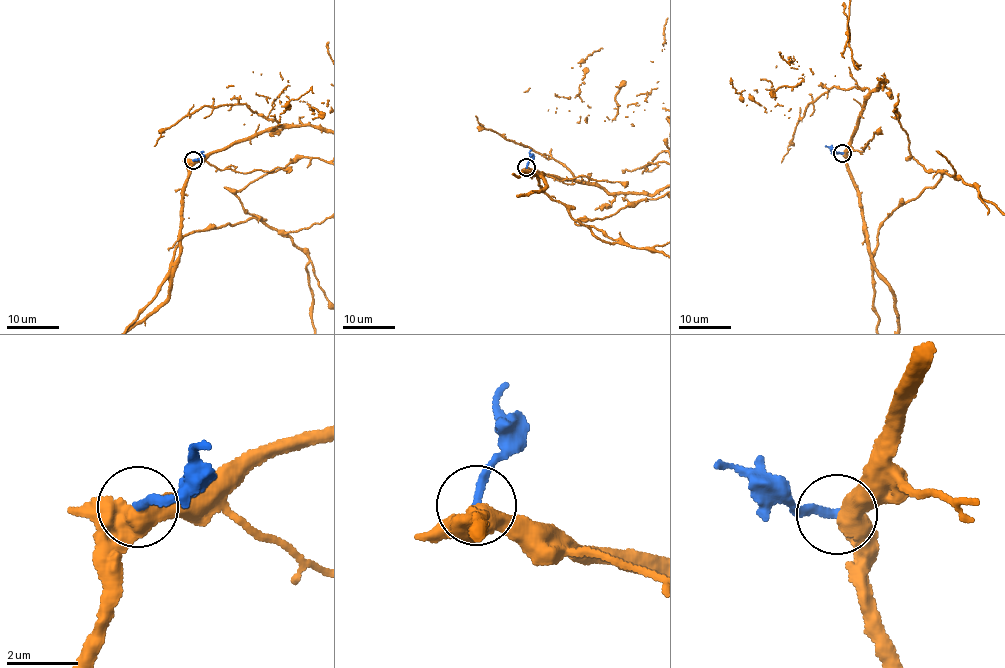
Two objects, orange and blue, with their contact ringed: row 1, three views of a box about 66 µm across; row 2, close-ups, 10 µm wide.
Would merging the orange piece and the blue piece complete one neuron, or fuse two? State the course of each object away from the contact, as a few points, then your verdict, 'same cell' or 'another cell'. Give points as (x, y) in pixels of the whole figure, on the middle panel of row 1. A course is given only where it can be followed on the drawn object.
blue runs (527, 168), (530, 150); another cell

